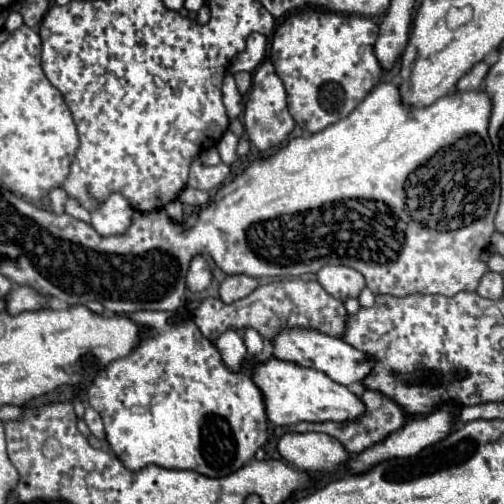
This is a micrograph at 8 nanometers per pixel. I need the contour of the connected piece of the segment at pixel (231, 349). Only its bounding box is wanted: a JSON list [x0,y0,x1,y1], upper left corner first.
[216,331,248,371]

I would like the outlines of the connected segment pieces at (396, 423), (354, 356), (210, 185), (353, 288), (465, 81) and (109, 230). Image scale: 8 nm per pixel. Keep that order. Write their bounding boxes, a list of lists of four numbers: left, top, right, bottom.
[[296,389,406,455],[272,329,376,385],[188,157,230,191],[318,265,366,301],[456,63,488,91],[90,193,134,235]]

